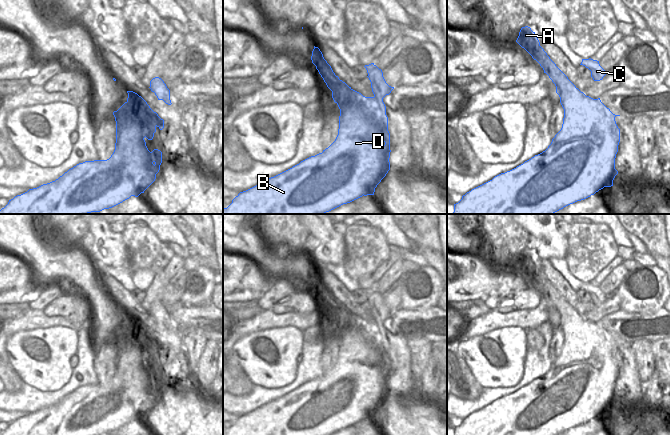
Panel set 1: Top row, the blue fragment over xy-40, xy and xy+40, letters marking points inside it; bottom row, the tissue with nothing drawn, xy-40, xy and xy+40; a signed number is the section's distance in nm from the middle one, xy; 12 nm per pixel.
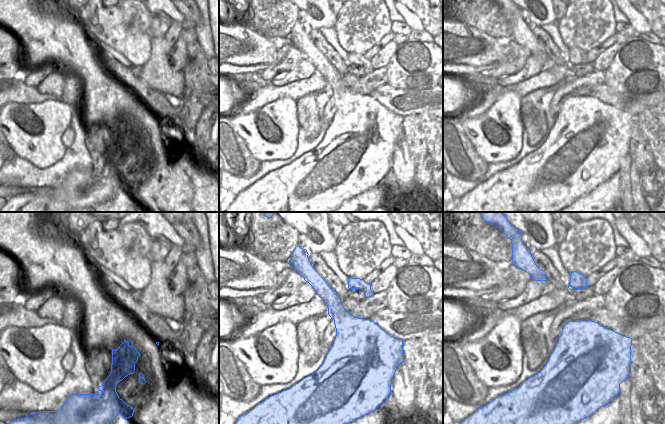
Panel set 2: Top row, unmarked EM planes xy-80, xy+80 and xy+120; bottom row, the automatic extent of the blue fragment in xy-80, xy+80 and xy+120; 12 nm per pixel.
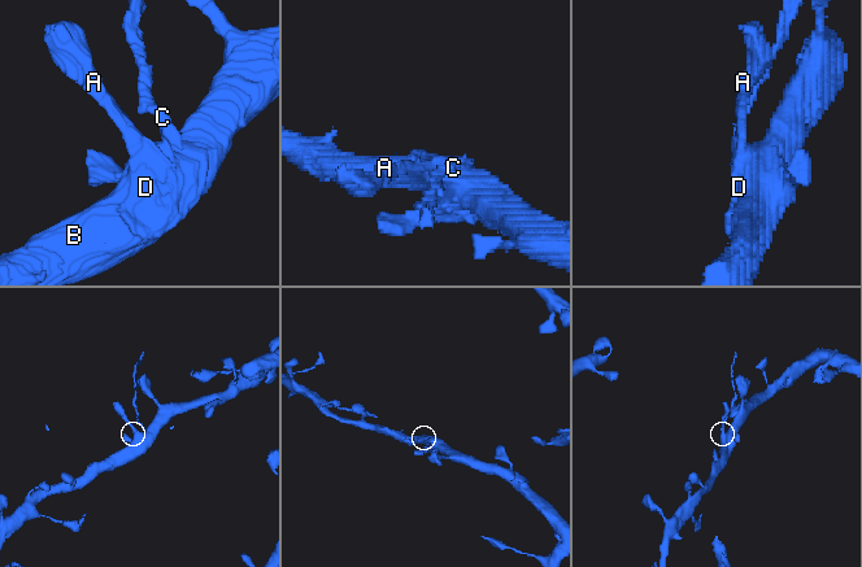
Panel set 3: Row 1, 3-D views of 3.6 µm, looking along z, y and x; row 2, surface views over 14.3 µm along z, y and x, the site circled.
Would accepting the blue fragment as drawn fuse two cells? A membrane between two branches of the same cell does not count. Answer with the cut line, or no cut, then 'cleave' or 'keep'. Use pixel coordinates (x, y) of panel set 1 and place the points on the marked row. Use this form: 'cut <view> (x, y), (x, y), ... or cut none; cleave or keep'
cut xy (374, 96), (378, 100), (382, 99); cleave

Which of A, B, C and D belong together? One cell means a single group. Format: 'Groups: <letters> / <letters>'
Groups: A B D / C

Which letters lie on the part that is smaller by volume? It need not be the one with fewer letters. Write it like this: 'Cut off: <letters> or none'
Cut off: C

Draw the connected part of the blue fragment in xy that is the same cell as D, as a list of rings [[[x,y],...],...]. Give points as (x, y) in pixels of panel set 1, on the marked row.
[[[314,46],[311,60],[332,91],[332,98],[340,109],[339,129],[335,141],[322,153],[311,156],[292,168],[240,192],[232,203],[223,209],[223,214],[325,214],[363,195],[374,195],[375,188],[390,170],[390,133],[383,98],[378,101],[376,97],[365,97],[340,80],[318,47]]]

